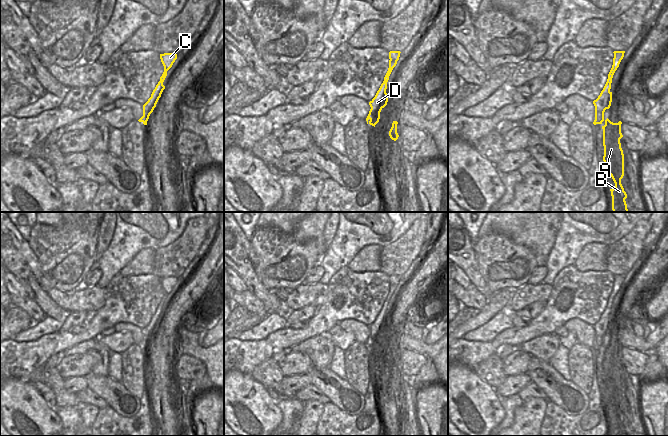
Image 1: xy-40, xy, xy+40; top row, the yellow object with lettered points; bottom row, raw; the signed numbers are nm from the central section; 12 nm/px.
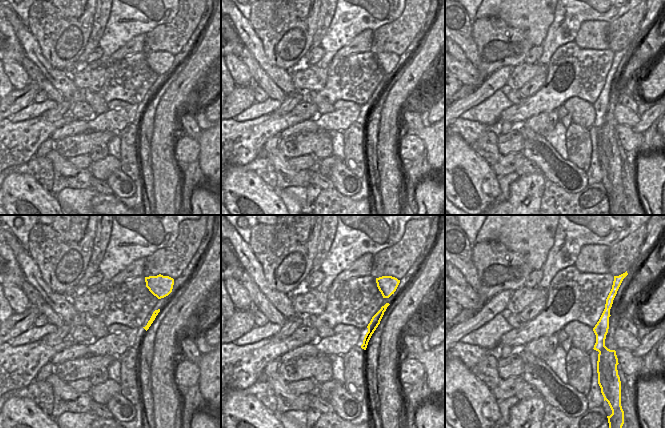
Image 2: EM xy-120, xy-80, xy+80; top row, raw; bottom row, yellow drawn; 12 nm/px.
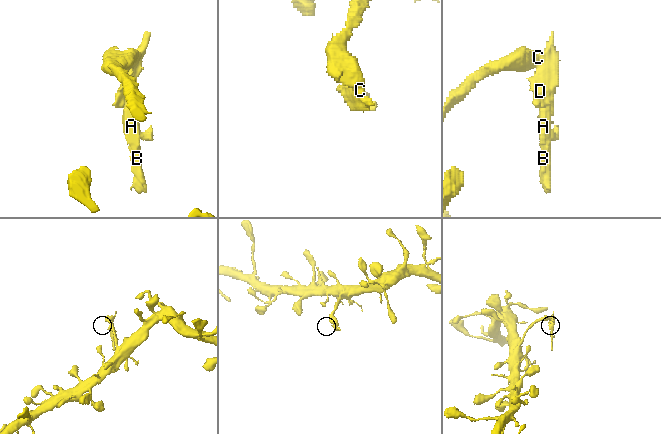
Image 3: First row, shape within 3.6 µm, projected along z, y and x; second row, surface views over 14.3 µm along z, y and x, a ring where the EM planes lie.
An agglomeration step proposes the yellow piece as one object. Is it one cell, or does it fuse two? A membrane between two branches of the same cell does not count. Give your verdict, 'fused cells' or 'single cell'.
fused cells

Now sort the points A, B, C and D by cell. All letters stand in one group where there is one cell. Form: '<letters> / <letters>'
A B D / C

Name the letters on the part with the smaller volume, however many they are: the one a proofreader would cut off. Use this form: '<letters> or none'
A, B, D

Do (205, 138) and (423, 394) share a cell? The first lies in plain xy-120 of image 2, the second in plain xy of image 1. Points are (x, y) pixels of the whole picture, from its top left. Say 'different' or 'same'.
different

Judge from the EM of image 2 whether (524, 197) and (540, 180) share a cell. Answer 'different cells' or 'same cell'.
same cell

